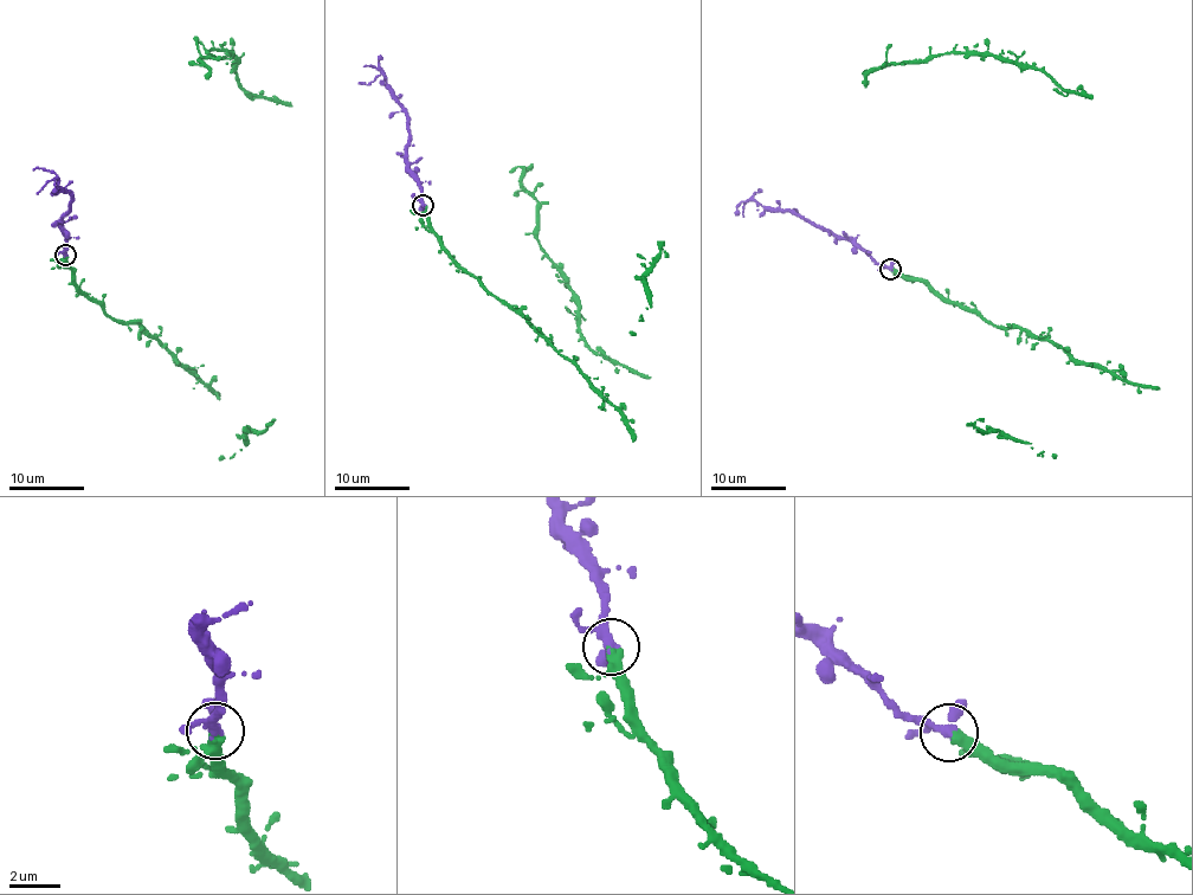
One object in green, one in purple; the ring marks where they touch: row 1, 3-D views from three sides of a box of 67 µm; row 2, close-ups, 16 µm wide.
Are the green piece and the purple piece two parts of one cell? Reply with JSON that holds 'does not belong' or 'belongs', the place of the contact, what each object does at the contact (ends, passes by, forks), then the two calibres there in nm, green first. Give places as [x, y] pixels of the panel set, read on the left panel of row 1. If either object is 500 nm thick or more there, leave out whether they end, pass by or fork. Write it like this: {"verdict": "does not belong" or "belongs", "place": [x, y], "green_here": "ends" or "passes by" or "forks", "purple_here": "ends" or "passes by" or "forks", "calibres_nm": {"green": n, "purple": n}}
{"verdict": "belongs", "place": [65, 255], "green_here": "ends", "purple_here": "forks", "calibres_nm": {"green": 420, "purple": 240}}

